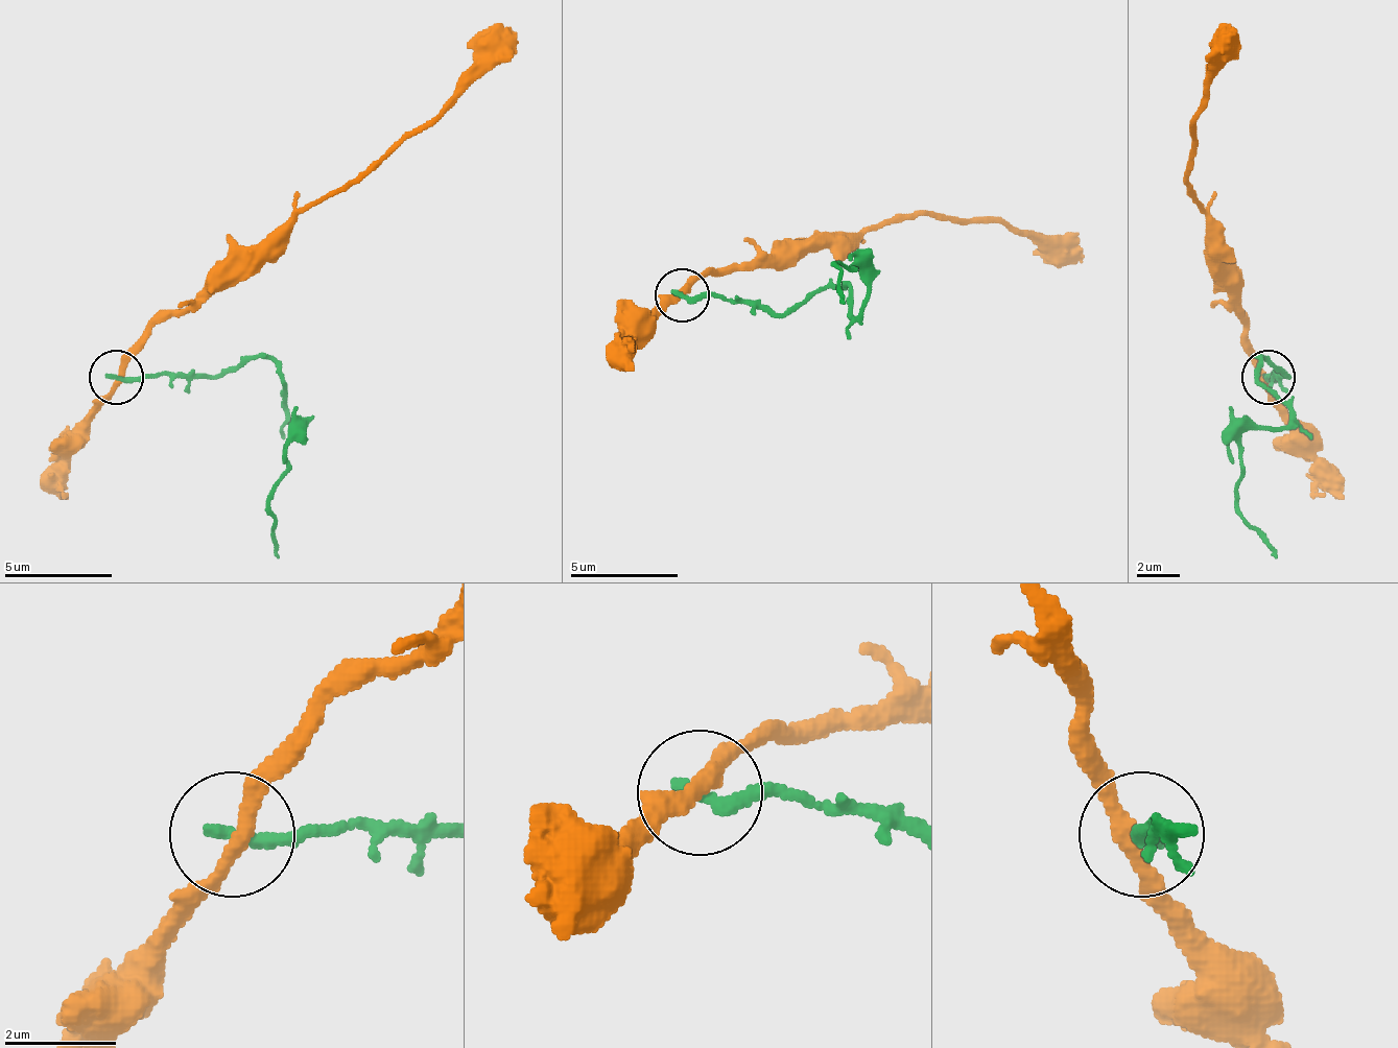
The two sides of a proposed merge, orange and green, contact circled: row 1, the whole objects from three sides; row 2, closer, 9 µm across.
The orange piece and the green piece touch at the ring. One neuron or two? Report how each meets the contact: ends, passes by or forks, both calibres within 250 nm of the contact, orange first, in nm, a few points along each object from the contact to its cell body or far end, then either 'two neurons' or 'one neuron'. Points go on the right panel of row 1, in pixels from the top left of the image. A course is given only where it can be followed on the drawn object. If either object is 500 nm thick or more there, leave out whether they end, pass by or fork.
orange passes by; green ends; calibres 280 and 280 nm; course orange (1266, 379), (1239, 292), (1224, 276), (1218, 228), (1186, 184), (1191, 119), (1207, 92), (1212, 39), (1229, 22); course green (1266, 379), (1288, 373), (1266, 357), (1256, 379), (1288, 422), (1251, 427), (1239, 444), (1234, 514), (1277, 556); two neurons

